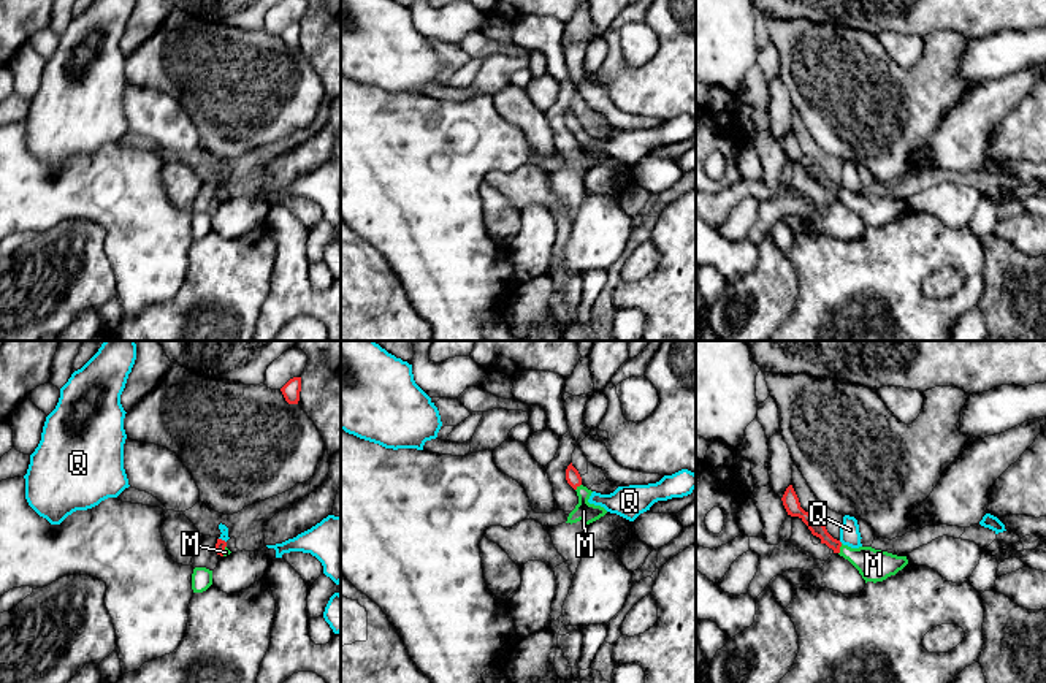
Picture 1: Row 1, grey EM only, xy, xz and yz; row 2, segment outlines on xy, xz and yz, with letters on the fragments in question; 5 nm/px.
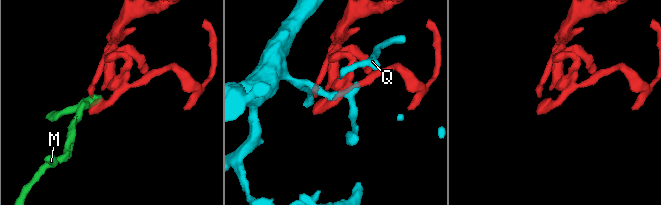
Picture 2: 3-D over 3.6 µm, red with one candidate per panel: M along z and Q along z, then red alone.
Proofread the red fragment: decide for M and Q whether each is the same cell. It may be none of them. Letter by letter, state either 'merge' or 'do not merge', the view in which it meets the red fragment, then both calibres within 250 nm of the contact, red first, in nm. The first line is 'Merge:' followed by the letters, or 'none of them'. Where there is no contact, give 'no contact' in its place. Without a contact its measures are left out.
Merge: M
M: merge | yz | 80/160 nm
Q: do not merge | xy | 50/50 nm

